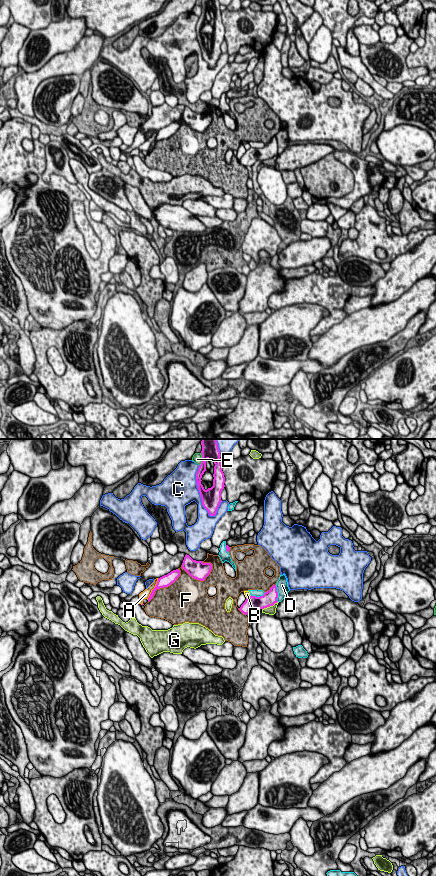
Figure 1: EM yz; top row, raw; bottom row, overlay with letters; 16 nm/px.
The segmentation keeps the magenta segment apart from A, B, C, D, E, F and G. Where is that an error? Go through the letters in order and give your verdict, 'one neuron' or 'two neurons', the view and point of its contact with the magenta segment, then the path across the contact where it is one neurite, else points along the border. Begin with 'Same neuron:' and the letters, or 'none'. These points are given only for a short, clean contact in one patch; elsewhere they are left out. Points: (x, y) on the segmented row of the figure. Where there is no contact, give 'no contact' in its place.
Same neuron: A
A: one neuron | yz (153, 589)
B: two neurons | yz (249, 597)
C: two neurons | yz (199, 492)
D: two neurons | yz (277, 593)
E: two neurons | yz (202, 459)
F: two neurons | yz (197, 579)
G: two neurons | yz (269, 606)

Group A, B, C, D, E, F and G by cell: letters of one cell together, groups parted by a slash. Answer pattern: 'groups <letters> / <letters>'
groups A / B / C / D / E / F / G

